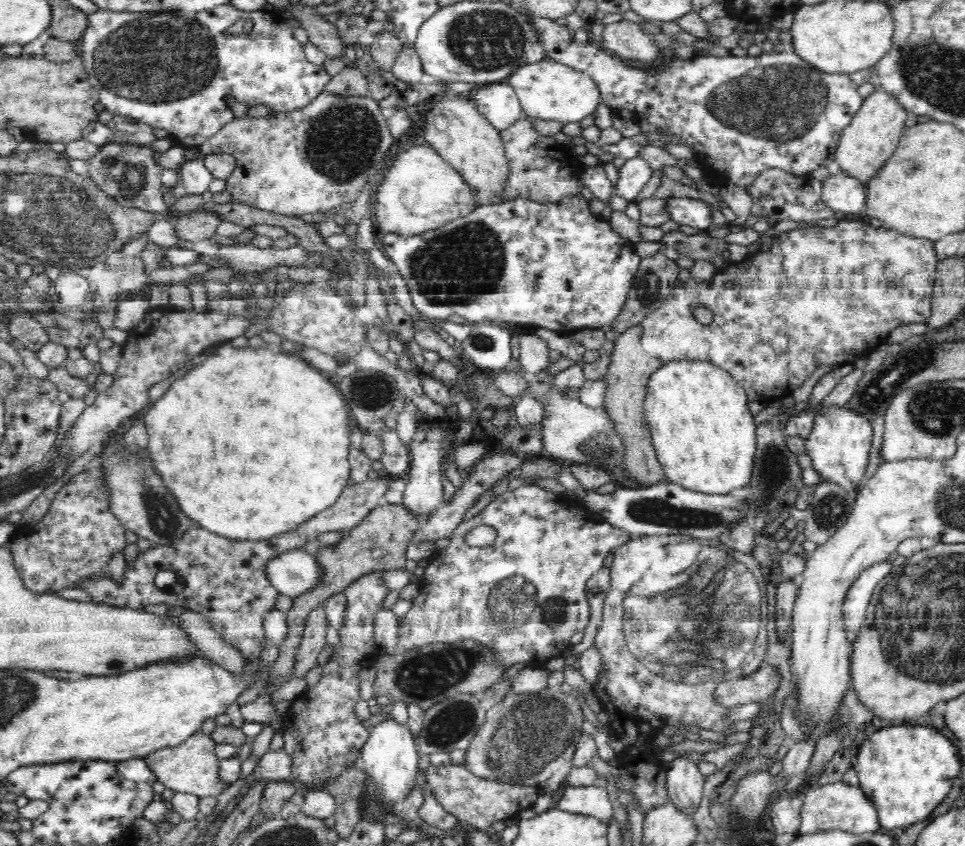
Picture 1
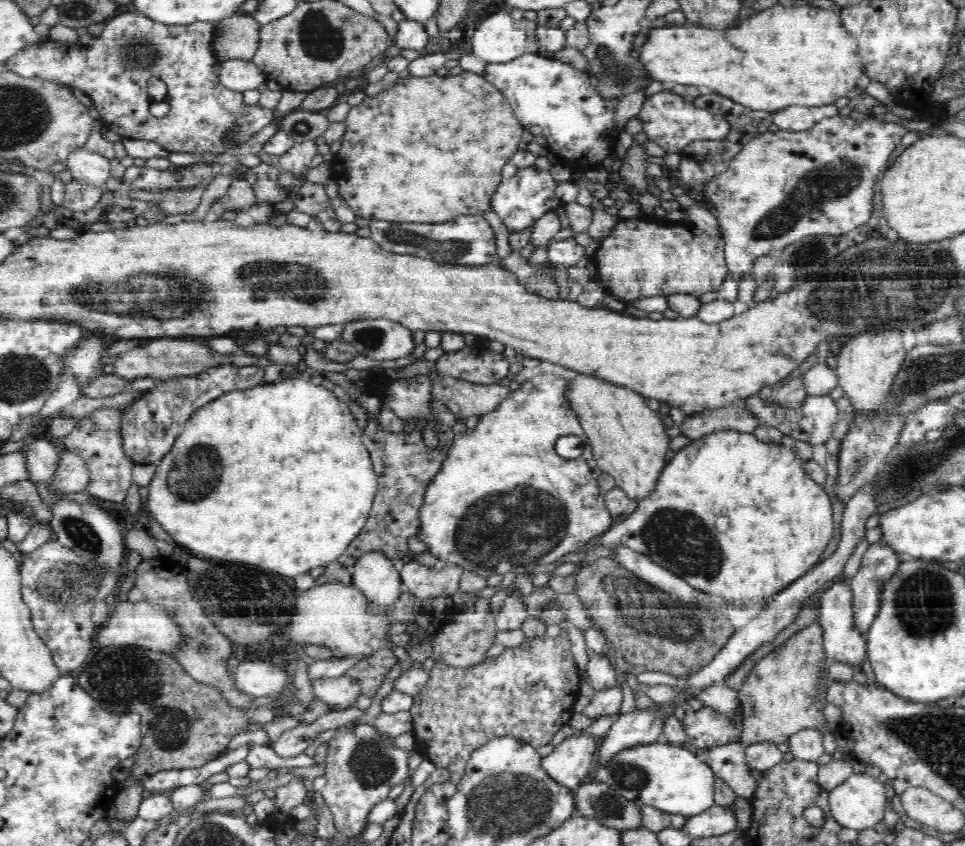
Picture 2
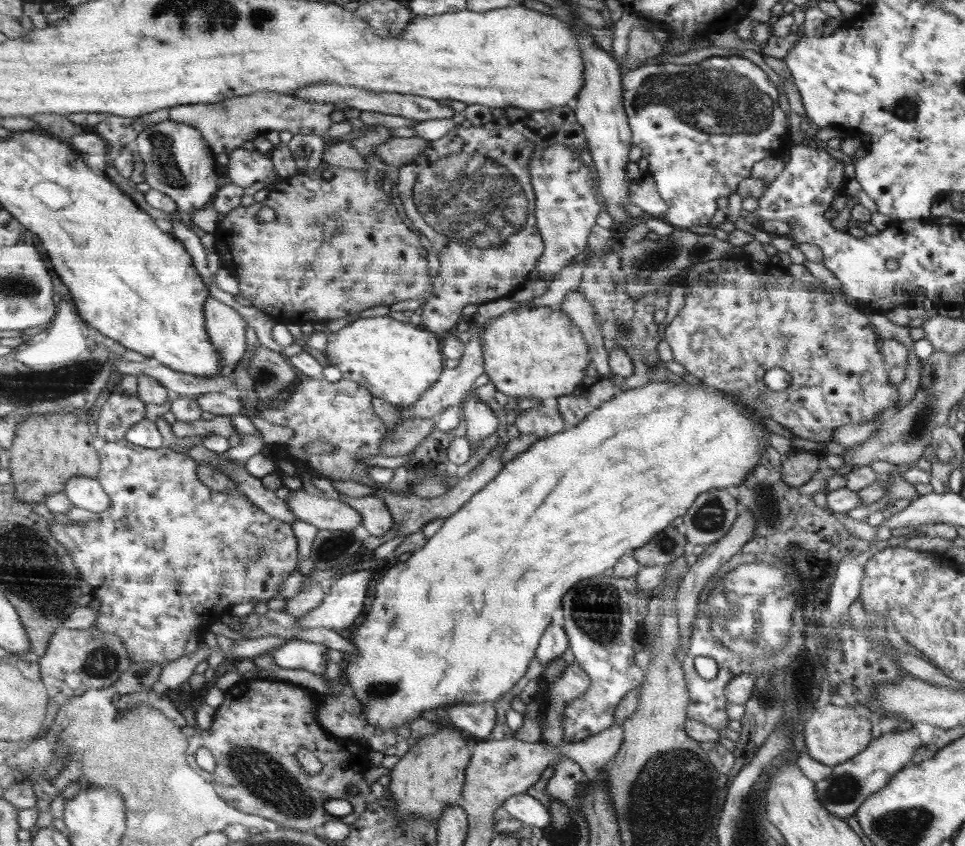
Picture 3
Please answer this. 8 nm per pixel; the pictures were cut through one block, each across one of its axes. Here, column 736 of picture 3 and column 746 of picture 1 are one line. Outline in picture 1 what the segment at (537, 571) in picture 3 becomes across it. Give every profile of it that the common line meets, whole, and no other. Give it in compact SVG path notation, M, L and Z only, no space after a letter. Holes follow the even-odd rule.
M672 361L658 367L649 376L643 407L656 458L662 465L666 479L706 494L726 494L734 488L748 486L753 478L757 449L757 426L748 409L748 402L749 398L742 385L726 370L711 362Z

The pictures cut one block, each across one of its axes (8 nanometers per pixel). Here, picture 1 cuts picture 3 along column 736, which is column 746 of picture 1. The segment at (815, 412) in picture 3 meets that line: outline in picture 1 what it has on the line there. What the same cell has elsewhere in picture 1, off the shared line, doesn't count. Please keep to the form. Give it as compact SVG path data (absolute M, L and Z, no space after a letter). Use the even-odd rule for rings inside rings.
M844 220L844 222L838 222L833 228L821 228L814 225L812 228L790 230L774 237L772 247L767 251L750 256L740 264L740 268L738 268L738 264L730 264L724 272L717 273L709 281L690 277L676 285L662 306L645 316L640 322L643 326L641 345L650 358L655 358L663 363L672 361L711 362L712 365L726 370L734 377L734 380L738 381L738 384L742 385L749 402L760 402L766 406L773 400L781 400L786 396L791 396L791 393L798 390L804 384L804 380L821 364L838 367L842 364L854 363L858 358L864 358L870 352L876 351L878 347L886 344L889 334L896 327L912 322L925 323L928 321L933 304L934 274L937 273L938 266L938 255L934 252L934 241L928 238L902 235L898 230L881 227L871 221ZM698 306L704 306L713 312L710 324L701 324L693 318L692 312Z

